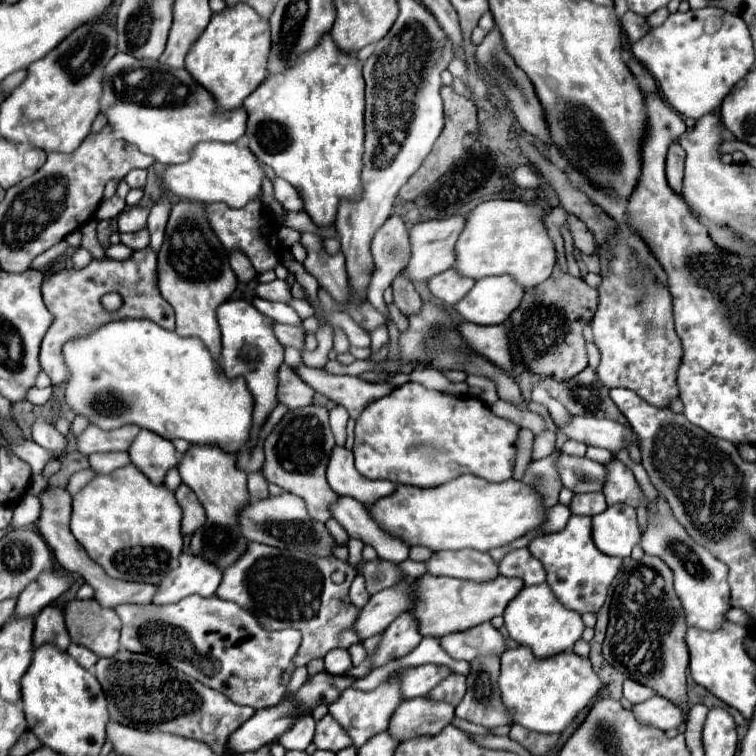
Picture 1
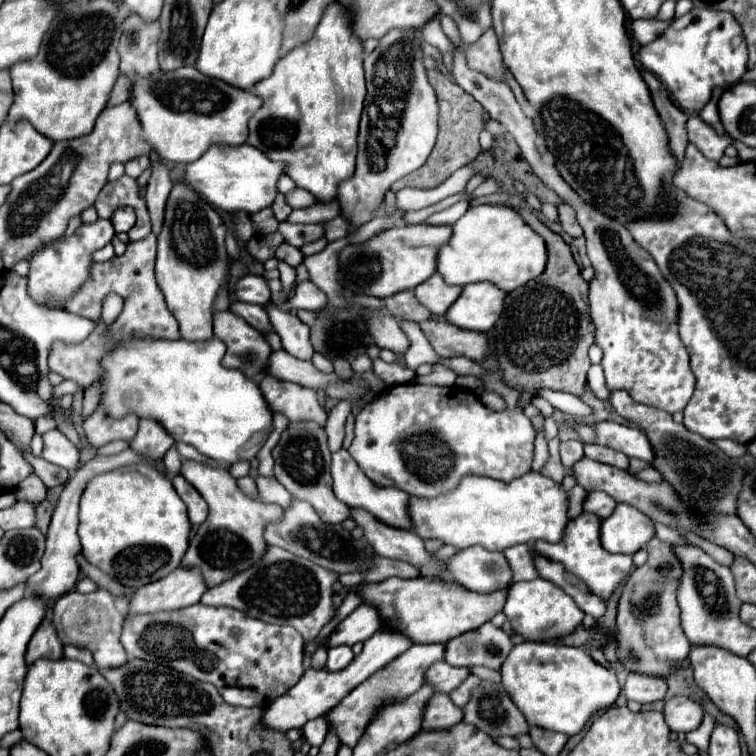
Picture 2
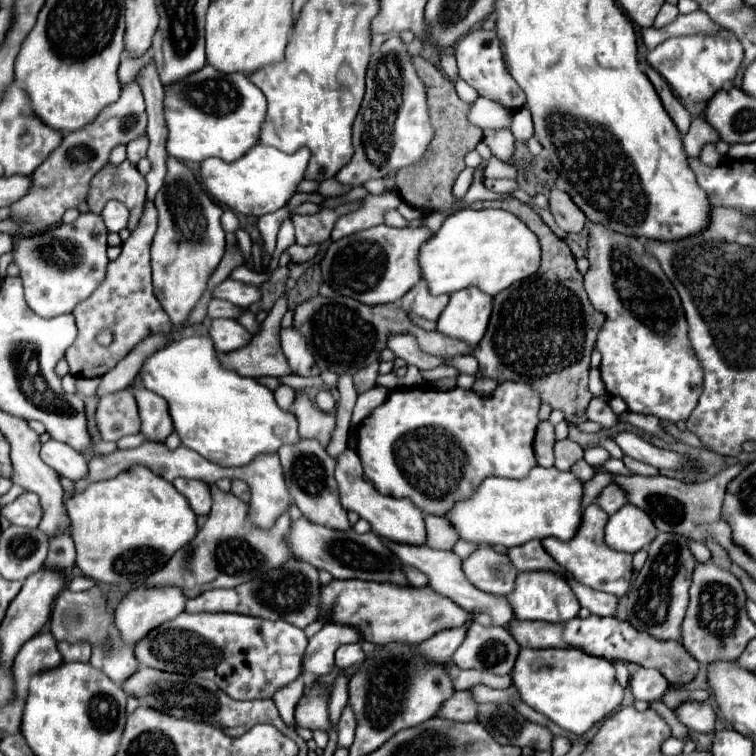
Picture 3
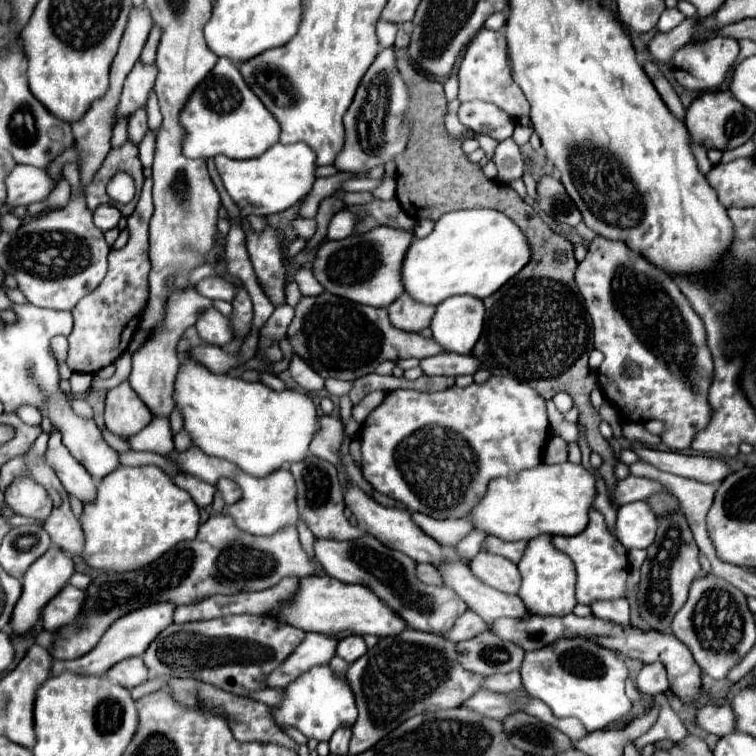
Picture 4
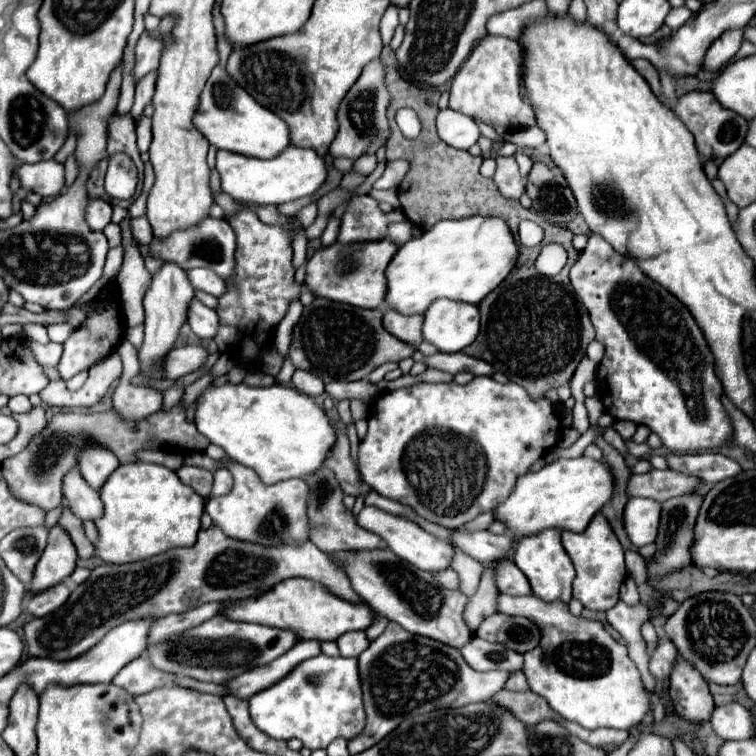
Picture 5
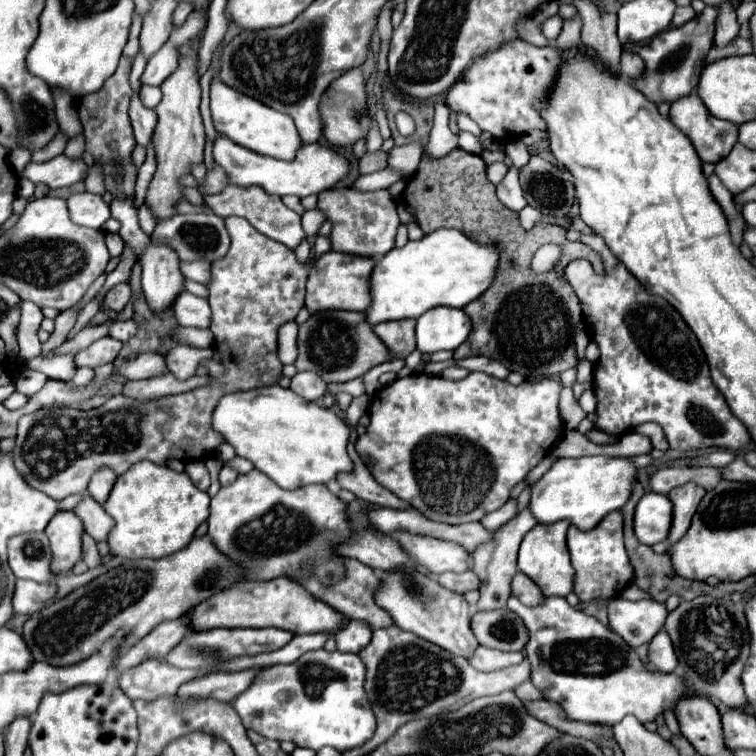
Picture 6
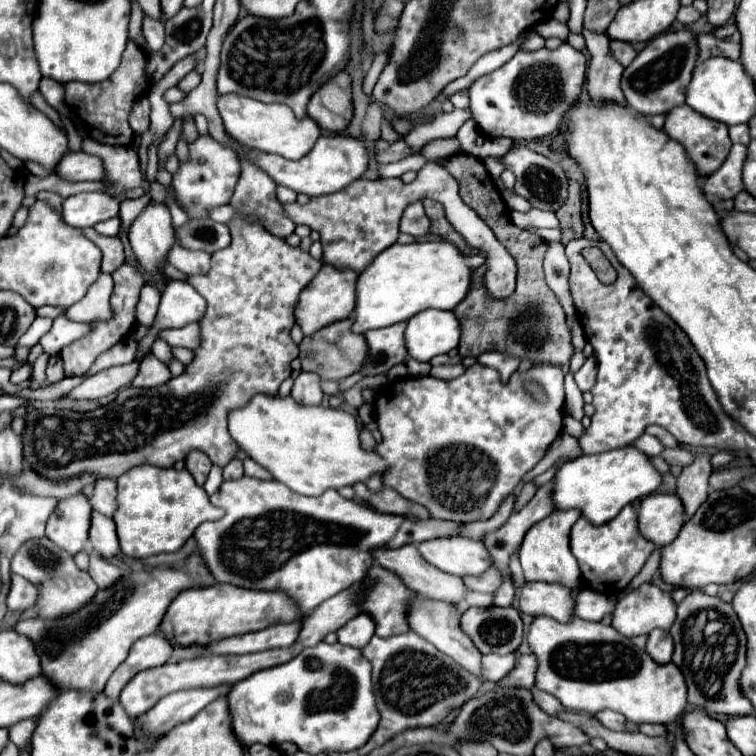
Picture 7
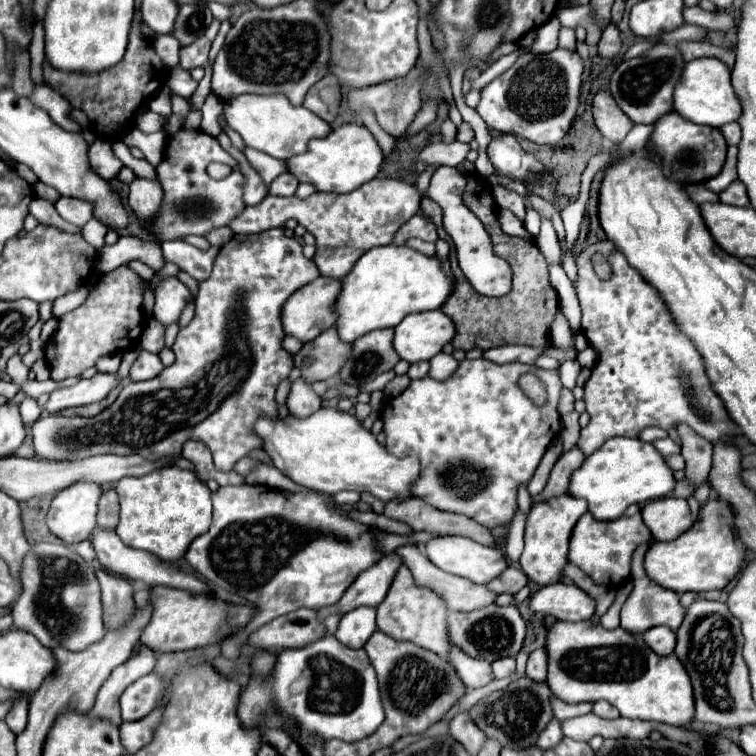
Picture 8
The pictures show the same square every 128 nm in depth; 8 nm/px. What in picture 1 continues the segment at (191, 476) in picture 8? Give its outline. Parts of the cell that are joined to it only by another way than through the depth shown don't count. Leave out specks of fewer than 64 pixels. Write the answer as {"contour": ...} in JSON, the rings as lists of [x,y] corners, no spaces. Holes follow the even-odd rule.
{"contour":[[[132,464],[108,476],[96,474],[74,494],[70,530],[108,576],[148,584],[160,584],[178,566],[184,544],[174,494],[166,486],[152,486]]]}

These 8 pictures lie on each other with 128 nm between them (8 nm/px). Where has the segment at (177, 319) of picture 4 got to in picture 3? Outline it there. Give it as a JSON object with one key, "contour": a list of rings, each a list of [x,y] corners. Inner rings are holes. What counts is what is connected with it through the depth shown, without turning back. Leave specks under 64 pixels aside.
{"contour":[[[214,298],[208,306],[208,316],[210,318],[240,318],[240,314],[244,314],[244,308],[238,308],[226,300]],[[140,382],[134,384],[134,396],[142,420],[140,434],[150,442],[164,442],[174,430],[172,418],[168,414],[168,404],[158,394],[142,388]]]}

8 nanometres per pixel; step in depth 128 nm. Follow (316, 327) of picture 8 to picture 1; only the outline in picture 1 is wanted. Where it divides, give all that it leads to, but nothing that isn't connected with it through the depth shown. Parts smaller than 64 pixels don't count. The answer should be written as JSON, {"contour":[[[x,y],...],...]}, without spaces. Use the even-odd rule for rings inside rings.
{"contour":[[[452,216],[452,218],[444,218],[444,220],[428,220],[428,222],[416,224],[410,230],[412,258],[410,258],[410,262],[402,274],[410,280],[428,280],[434,274],[440,274],[440,272],[452,268],[456,262],[454,246],[456,246],[458,236],[464,230],[464,222],[466,222],[466,216]]]}

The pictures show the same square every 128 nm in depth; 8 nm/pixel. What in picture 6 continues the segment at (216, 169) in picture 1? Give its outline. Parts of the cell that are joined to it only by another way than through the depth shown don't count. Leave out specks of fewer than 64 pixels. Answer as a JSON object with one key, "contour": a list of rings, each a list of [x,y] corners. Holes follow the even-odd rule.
{"contour":[[[218,136],[216,144],[214,144],[214,160],[226,172],[232,186],[242,186],[242,188],[260,186],[266,194],[272,194],[272,196],[296,194],[296,196],[304,198],[308,194],[318,194],[318,192],[332,188],[348,172],[346,158],[342,154],[334,152],[330,146],[320,144],[320,142],[302,146],[298,150],[296,158],[292,162],[286,162],[286,160],[260,156],[244,146],[234,144],[232,140],[228,140],[224,136]]]}

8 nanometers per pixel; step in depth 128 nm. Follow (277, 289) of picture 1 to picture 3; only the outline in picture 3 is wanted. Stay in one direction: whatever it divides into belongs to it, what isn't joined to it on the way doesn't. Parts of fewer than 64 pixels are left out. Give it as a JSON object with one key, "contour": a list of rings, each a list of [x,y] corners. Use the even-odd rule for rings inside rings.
{"contour":[[[228,278],[214,290],[214,298],[224,298],[224,300],[240,306],[240,308],[248,308],[262,298],[262,292],[258,286]]]}

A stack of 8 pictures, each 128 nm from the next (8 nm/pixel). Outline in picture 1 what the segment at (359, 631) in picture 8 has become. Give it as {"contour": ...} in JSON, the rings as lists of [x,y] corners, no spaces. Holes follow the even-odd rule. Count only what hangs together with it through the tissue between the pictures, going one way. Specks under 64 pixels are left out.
{"contour":[[[332,650],[332,652],[328,652],[324,662],[326,662],[326,672],[334,674],[334,676],[344,674],[352,666],[350,664],[350,654],[346,650]]]}

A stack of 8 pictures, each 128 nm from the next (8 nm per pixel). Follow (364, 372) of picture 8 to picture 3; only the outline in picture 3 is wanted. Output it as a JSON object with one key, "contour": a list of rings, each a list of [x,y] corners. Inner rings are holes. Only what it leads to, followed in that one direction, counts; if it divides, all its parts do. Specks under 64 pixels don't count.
{"contour":[[[420,280],[412,290],[408,290],[408,294],[402,298],[402,310],[404,312],[414,312],[418,316],[424,316],[428,320],[438,320],[438,316],[442,314],[442,310],[448,304],[448,294],[440,294],[440,296],[432,296],[428,290],[428,284],[424,280]]]}

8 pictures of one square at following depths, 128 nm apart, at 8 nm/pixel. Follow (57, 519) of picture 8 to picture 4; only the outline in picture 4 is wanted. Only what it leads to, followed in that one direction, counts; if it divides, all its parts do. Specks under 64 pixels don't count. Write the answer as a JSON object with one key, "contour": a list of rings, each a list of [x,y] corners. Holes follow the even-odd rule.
{"contour":[[[52,546],[48,550],[48,554],[40,556],[26,570],[26,574],[22,578],[22,596],[16,602],[16,606],[12,610],[12,620],[10,620],[14,636],[24,636],[24,634],[28,634],[34,628],[34,624],[36,624],[40,612],[42,612],[42,606],[46,606],[46,602],[52,600],[54,594],[60,592],[60,588],[64,588],[68,584],[68,580],[70,580],[72,574],[74,574],[74,562],[72,562],[72,558],[64,550],[60,550],[58,546]]]}

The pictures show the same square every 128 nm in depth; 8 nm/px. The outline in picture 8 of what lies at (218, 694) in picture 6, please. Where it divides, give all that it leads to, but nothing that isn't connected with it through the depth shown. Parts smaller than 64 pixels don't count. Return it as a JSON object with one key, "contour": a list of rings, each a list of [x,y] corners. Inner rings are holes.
{"contour":[[[158,706],[148,716],[144,716],[142,720],[122,722],[122,726],[120,726],[120,738],[124,742],[124,748],[130,754],[134,754],[136,750],[140,750],[142,746],[146,746],[152,740],[152,732],[160,724],[162,712],[164,712],[164,706]]]}

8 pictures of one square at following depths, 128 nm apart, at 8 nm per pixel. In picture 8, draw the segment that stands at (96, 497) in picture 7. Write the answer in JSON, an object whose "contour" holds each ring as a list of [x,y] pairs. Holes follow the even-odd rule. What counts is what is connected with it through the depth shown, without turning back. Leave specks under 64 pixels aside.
{"contour":[[[114,488],[102,492],[98,502],[98,526],[114,528],[118,524],[118,494]]]}

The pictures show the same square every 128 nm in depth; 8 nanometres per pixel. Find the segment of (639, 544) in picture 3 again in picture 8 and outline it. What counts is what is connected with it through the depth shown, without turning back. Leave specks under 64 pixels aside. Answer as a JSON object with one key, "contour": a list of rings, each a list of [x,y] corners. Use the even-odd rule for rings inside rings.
{"contour":[[[656,498],[642,506],[642,520],[652,532],[654,540],[676,540],[694,522],[688,502],[684,498]]]}

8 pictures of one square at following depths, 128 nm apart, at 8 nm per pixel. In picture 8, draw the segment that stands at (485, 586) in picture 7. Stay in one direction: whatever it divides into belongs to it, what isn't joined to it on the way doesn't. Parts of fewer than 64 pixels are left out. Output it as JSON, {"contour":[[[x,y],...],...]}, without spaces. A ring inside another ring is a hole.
{"contour":[[[508,566],[498,578],[494,578],[492,582],[488,582],[488,590],[496,592],[496,594],[514,594],[516,590],[524,588],[528,584],[528,578],[524,578],[524,572],[520,568]]]}

